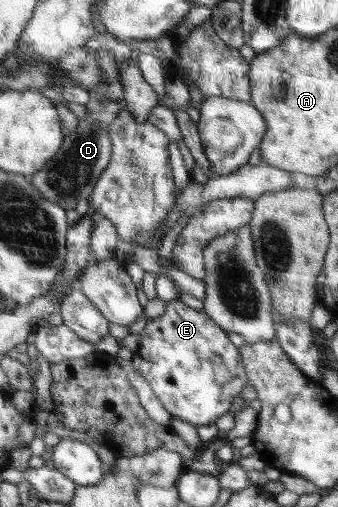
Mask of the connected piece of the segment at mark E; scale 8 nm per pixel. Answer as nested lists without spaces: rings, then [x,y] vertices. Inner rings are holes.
[[[178,300],[166,303],[163,315],[149,320],[144,328],[130,361],[145,376],[170,417],[199,427],[215,423],[231,410],[233,399],[248,379],[239,349],[231,343],[227,331],[204,312]]]

